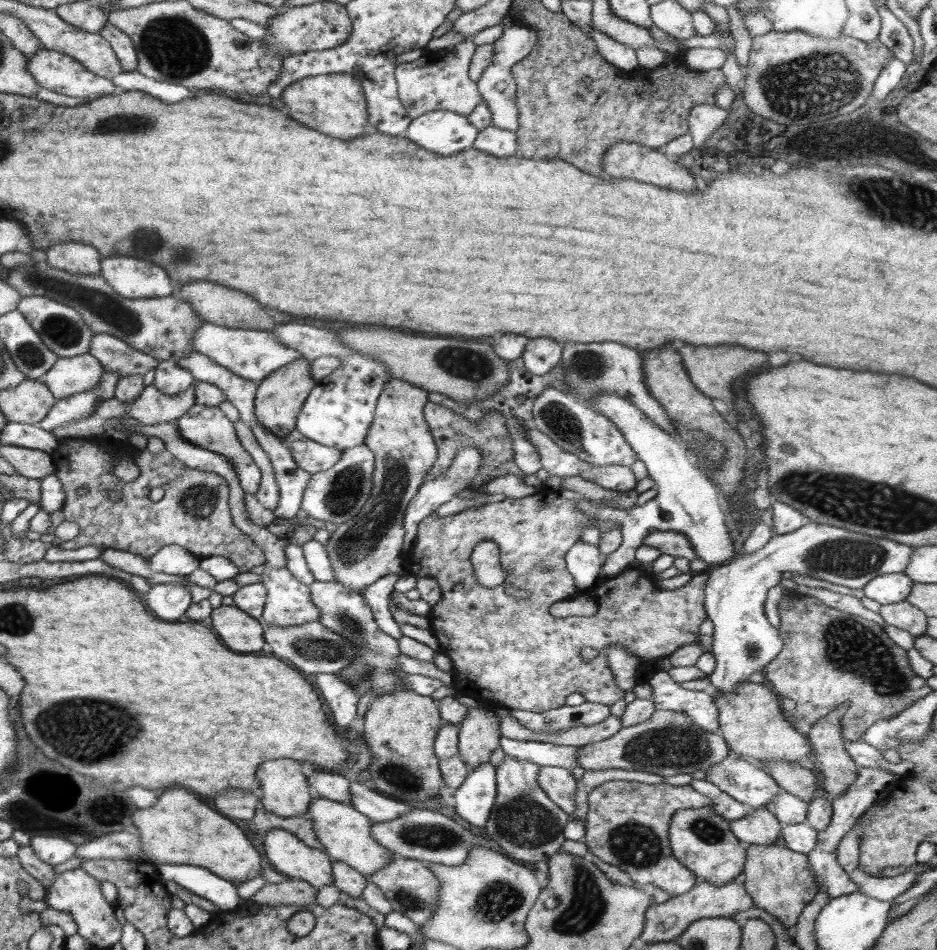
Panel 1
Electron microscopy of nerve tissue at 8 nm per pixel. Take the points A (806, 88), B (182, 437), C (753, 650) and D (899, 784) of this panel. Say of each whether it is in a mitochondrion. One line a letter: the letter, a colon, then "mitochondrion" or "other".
A: mitochondrion
B: other
C: mitochondrion
D: other

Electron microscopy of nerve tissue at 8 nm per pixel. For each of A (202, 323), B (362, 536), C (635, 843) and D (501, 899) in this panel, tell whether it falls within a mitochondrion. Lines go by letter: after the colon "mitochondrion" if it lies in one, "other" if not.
A: other
B: mitochondrion
C: mitochondrion
D: mitochondrion

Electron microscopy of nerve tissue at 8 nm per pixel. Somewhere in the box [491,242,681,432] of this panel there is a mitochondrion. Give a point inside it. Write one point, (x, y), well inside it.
(588, 365)

